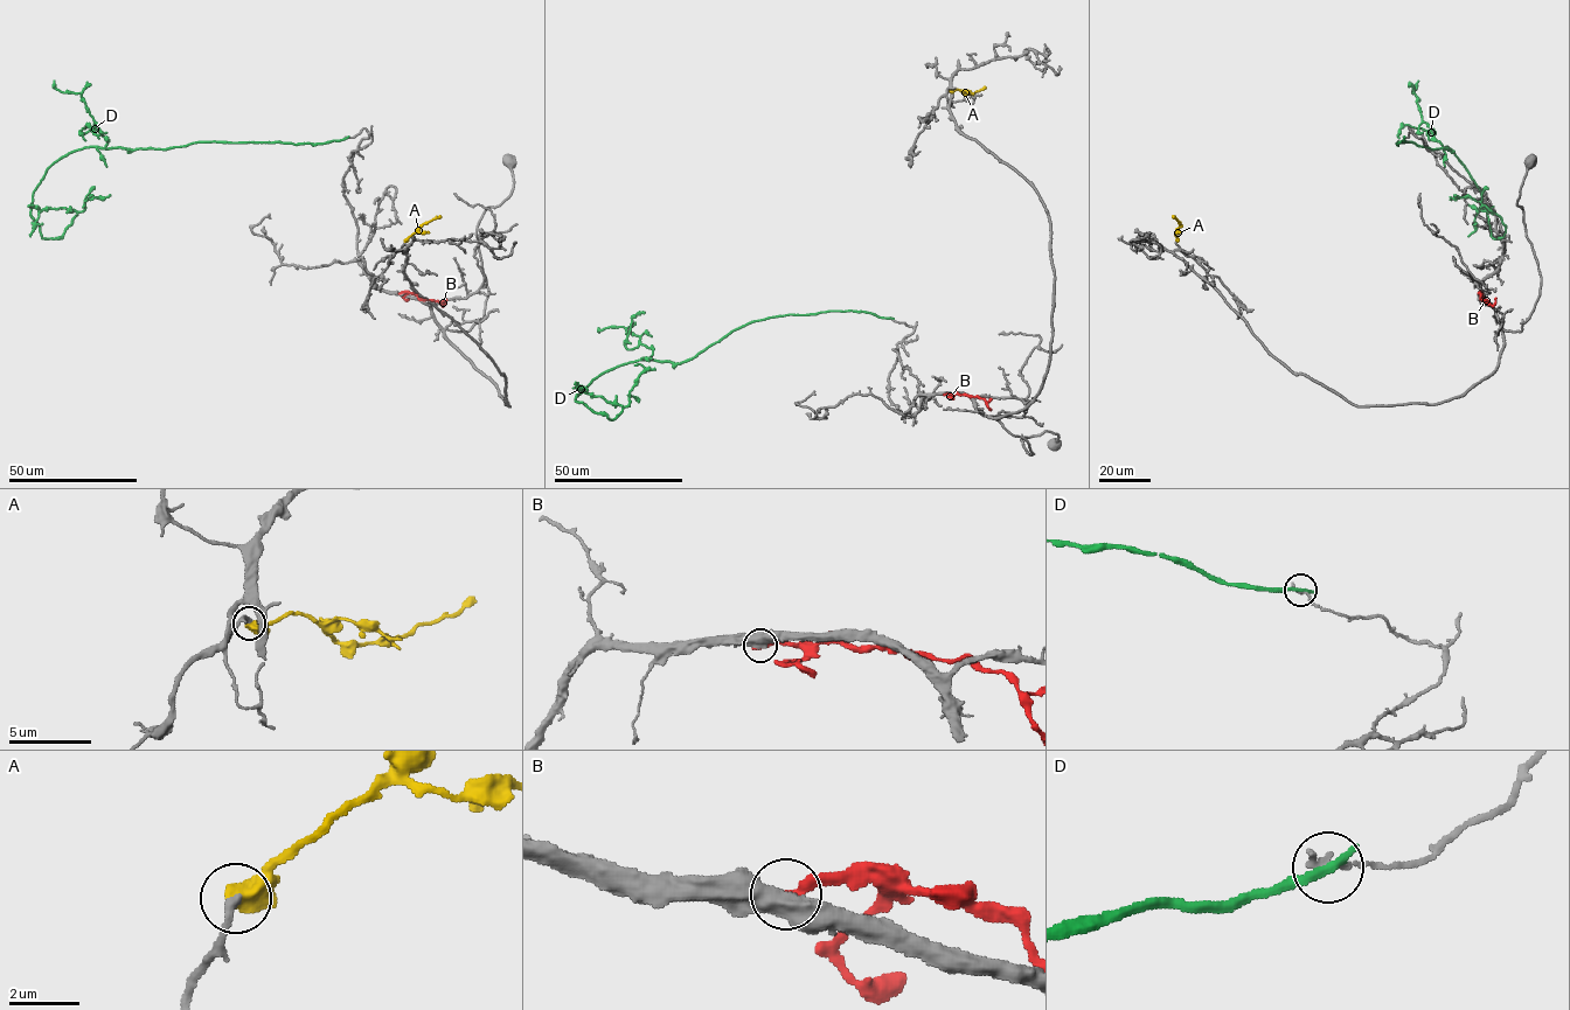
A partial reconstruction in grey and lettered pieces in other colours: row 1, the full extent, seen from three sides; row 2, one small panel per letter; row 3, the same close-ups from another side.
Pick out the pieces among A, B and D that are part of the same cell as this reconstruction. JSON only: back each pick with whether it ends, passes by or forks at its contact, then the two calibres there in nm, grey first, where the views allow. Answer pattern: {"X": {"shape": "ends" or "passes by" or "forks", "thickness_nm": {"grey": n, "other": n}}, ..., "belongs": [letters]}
{"A": {"shape": "ends", "thickness_nm": {"grey": 280, "other": 650}}, "belongs": ["A"]}

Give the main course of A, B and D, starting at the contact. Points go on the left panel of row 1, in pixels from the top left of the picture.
A: (404, 241), (419, 227), (440, 216)
B: (400, 293), (414, 293), (443, 305), (446, 298)
D: (347, 138), (83, 147), (47, 169), (30, 208), (42, 238), (61, 238), (77, 215), (44, 209), (30, 236)

